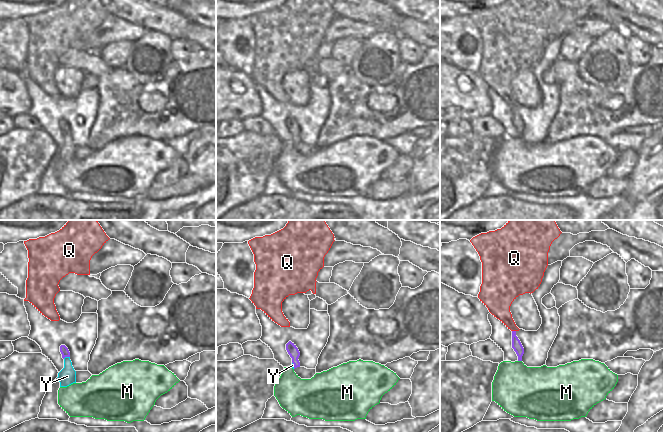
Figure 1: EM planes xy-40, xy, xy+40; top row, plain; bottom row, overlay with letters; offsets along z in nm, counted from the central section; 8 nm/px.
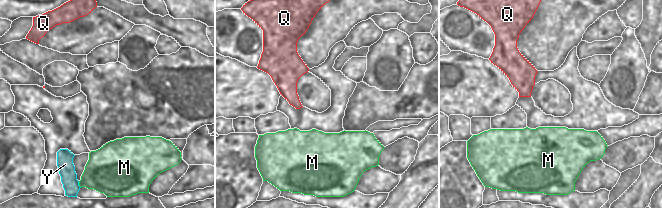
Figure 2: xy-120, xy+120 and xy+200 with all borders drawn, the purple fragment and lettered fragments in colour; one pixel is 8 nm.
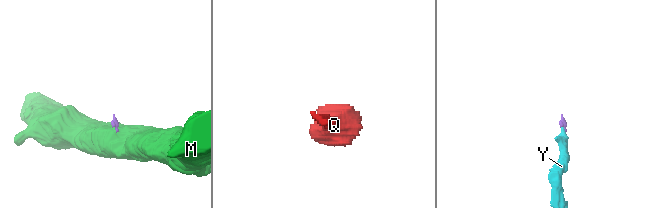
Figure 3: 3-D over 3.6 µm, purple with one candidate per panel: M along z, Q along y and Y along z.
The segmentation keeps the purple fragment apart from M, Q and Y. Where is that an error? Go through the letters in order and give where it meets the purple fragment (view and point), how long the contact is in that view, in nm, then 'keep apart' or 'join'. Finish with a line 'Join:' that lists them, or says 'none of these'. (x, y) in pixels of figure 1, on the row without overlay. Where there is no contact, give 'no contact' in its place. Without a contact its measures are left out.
M: xy+40 (520, 136) | 30 nm | keep apart
Q: xy+40 (514, 107) | 30 nm | join
Y: xy-40 (66, 132) | 60 nm | join
Join: Q, Y

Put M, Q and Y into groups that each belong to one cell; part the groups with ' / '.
M / Q Y

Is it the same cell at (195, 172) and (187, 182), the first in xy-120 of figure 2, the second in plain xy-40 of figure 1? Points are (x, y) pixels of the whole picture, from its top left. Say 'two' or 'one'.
one

